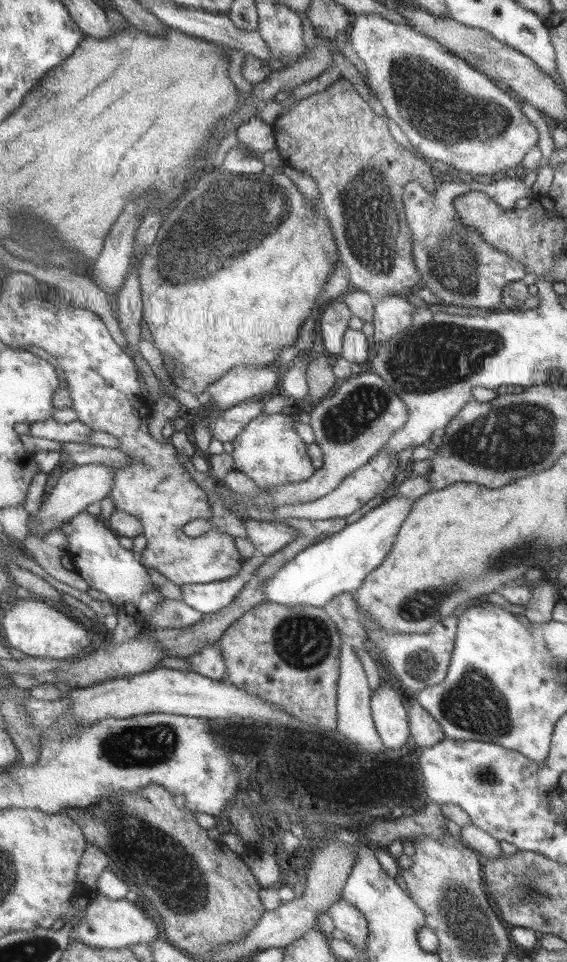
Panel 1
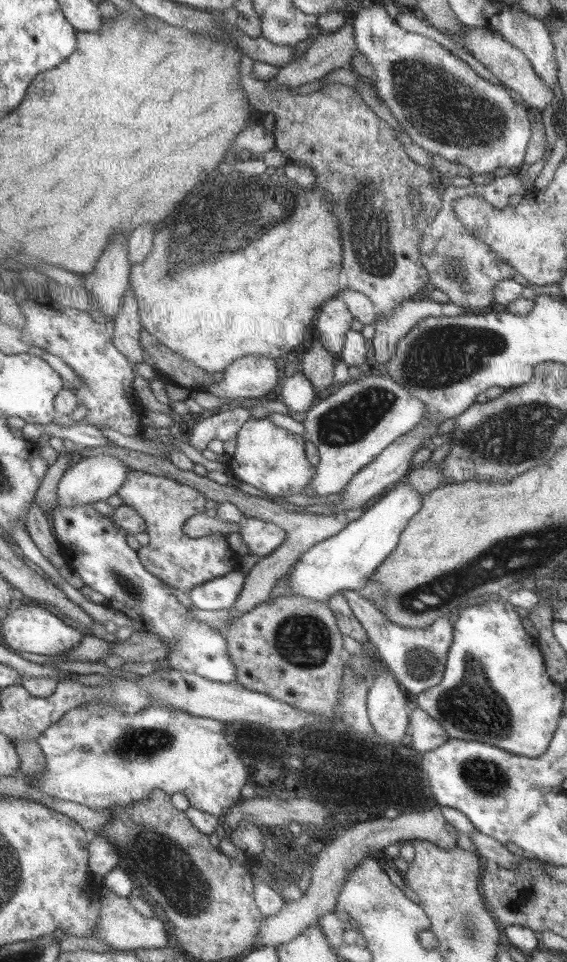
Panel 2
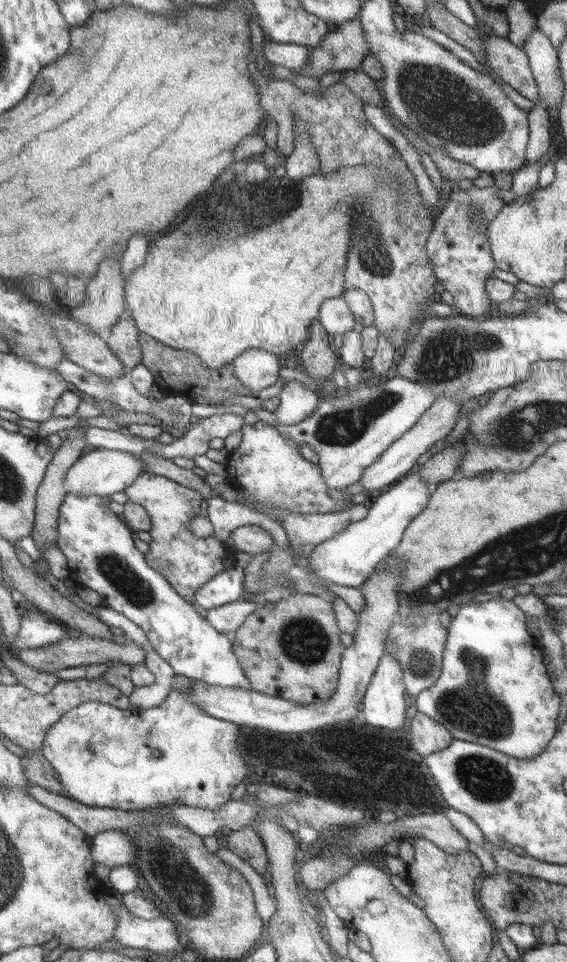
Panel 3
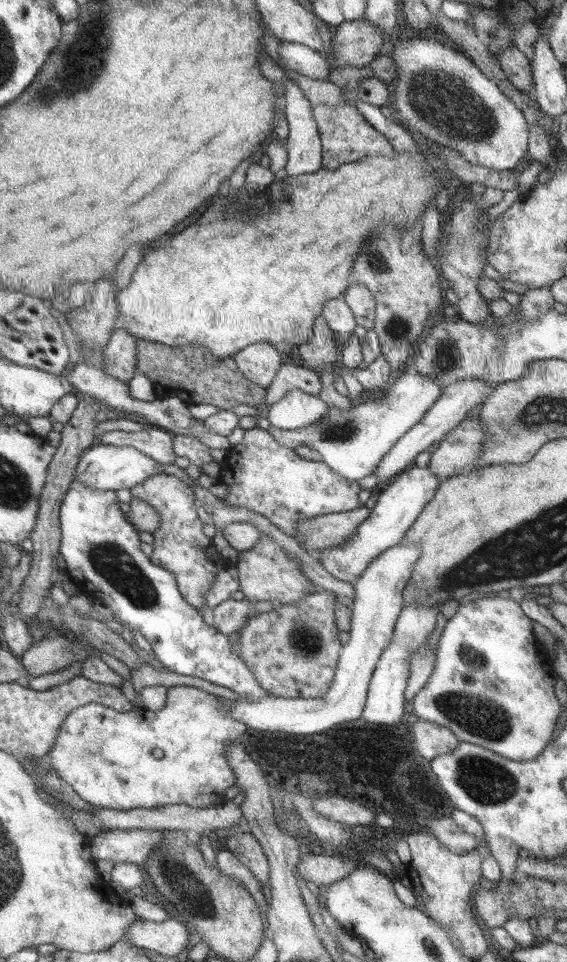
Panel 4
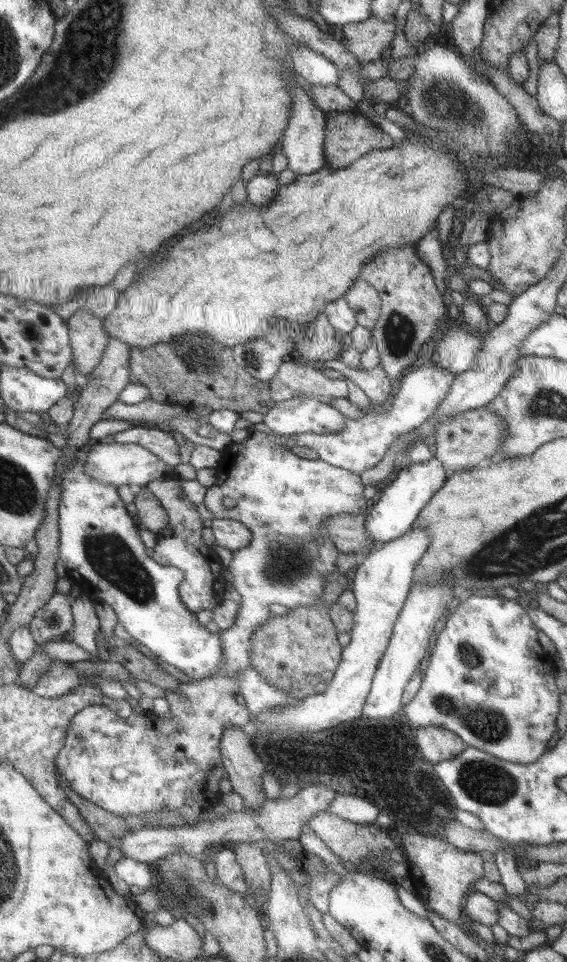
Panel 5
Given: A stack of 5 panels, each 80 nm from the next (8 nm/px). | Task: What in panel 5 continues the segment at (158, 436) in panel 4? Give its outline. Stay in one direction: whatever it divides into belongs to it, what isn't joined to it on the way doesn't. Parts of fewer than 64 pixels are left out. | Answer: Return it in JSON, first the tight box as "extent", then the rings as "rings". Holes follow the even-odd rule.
{"extent":[114,425,180,466],"rings":[[[134,425],[132,428],[117,432],[114,435],[116,443],[134,443],[145,446],[156,453],[170,466],[180,464],[179,444],[175,433],[163,428],[150,428],[144,425]]]}

